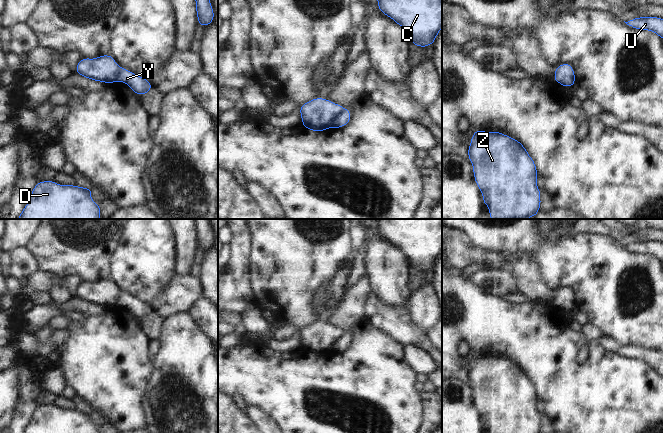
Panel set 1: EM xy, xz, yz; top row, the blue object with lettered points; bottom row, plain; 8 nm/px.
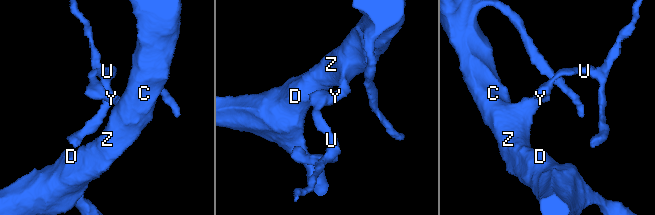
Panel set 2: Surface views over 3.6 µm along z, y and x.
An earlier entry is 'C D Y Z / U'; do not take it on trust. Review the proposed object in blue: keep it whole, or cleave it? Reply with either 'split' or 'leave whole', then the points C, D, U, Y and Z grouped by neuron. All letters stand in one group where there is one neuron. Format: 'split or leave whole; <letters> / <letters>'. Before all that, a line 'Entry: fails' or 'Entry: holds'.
Entry: holds
split; C D Y Z / U

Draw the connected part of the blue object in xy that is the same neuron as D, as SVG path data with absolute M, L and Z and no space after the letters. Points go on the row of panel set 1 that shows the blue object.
M53 180L38 182L17 219L100 219L101 206L91 199L92 190L76 185L59 185Z

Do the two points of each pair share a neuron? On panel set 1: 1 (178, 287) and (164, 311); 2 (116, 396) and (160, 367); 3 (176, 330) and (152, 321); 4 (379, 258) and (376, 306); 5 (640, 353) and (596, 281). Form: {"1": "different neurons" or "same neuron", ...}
{"1": "same neuron", "2": "different neurons", "3": "different neurons", "4": "different neurons", "5": "different neurons"}

